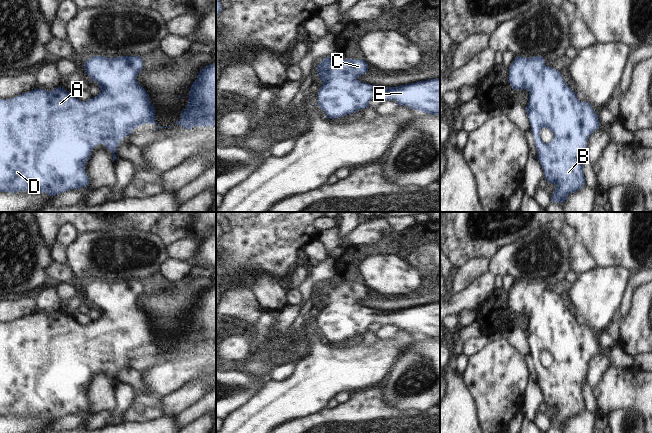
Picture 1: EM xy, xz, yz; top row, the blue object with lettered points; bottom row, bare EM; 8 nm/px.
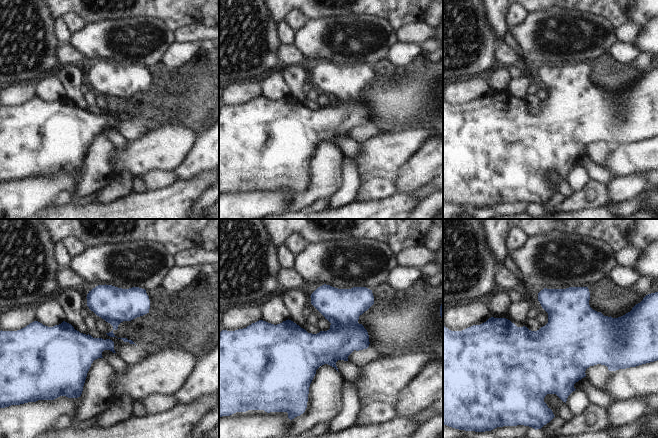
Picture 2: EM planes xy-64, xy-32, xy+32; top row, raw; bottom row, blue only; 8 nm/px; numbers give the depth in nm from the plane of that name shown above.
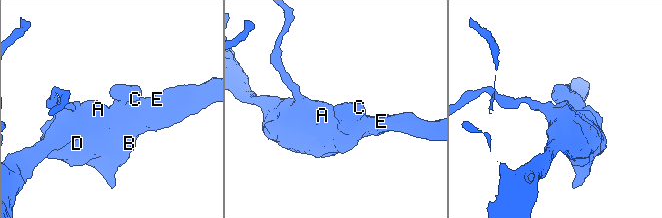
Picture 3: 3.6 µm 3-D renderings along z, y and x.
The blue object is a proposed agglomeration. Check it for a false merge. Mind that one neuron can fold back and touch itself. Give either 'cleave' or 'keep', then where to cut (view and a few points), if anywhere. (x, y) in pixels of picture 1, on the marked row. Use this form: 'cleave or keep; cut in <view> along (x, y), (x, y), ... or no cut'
keep; no cut

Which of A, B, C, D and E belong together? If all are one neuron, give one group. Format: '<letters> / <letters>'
A B C D E

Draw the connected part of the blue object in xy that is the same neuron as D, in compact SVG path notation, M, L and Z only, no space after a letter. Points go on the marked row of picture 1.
M93 56L84 64L85 72L98 83L100 93L96 97L91 97L88 101L80 101L72 92L64 90L60 86L52 91L35 88L31 92L25 92L14 98L3 100L0 98L0 192L17 193L19 191L41 191L54 196L69 189L81 189L89 184L89 178L85 171L85 165L93 149L103 143L113 155L113 161L117 159L115 153L119 142L139 125L155 124L155 109L151 105L148 93L136 80L137 75L143 69L143 60L139 56L119 56L116 58L106 58L104 56Z

